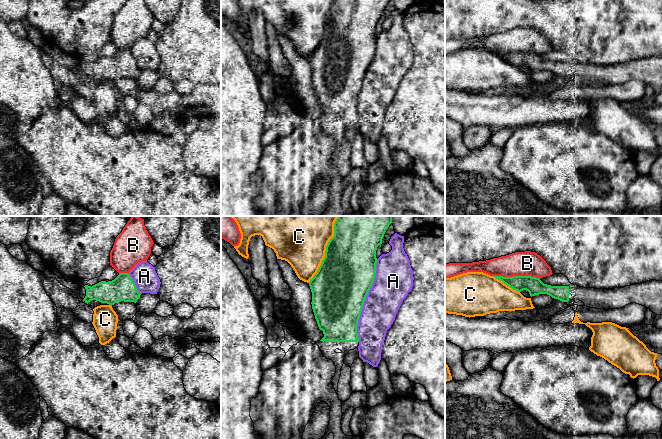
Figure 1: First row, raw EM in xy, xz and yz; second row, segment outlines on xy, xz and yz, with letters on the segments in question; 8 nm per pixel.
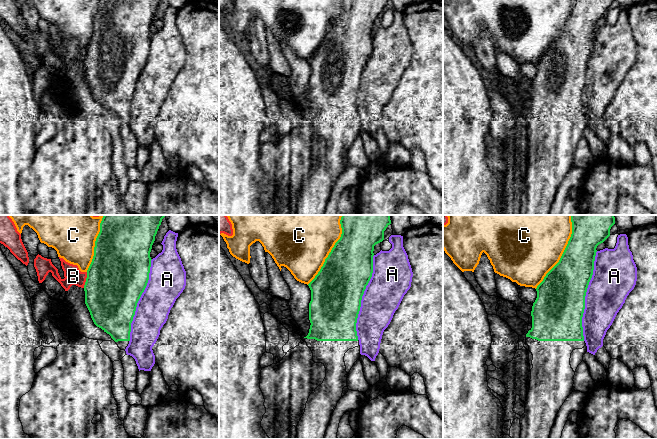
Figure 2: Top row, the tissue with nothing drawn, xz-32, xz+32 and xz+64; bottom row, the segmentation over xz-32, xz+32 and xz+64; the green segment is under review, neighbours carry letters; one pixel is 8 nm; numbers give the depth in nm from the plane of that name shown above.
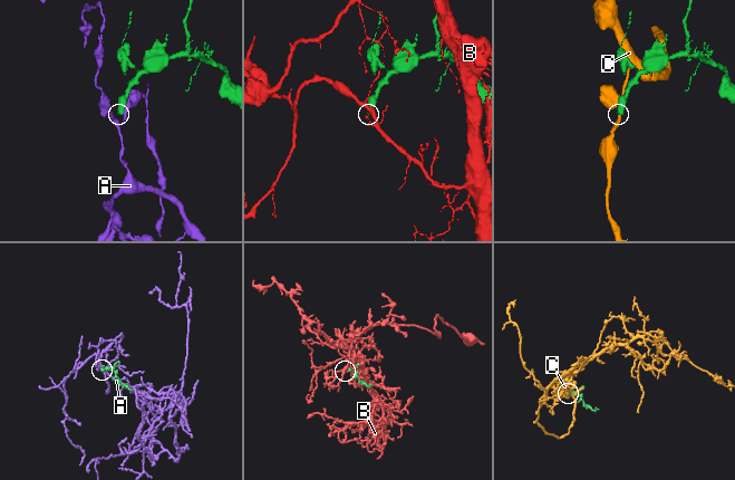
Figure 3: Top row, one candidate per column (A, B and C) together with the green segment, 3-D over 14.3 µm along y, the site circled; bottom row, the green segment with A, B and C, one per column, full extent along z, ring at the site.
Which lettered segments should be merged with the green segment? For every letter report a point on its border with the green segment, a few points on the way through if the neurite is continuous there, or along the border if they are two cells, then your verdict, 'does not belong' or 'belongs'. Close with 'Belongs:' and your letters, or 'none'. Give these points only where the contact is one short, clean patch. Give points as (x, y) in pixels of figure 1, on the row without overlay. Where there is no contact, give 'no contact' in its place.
A: xz (364, 76) | does not belong
B: yz (517, 52) | does not belong
C: xz (325, 29) | does not belong
Belongs: none

